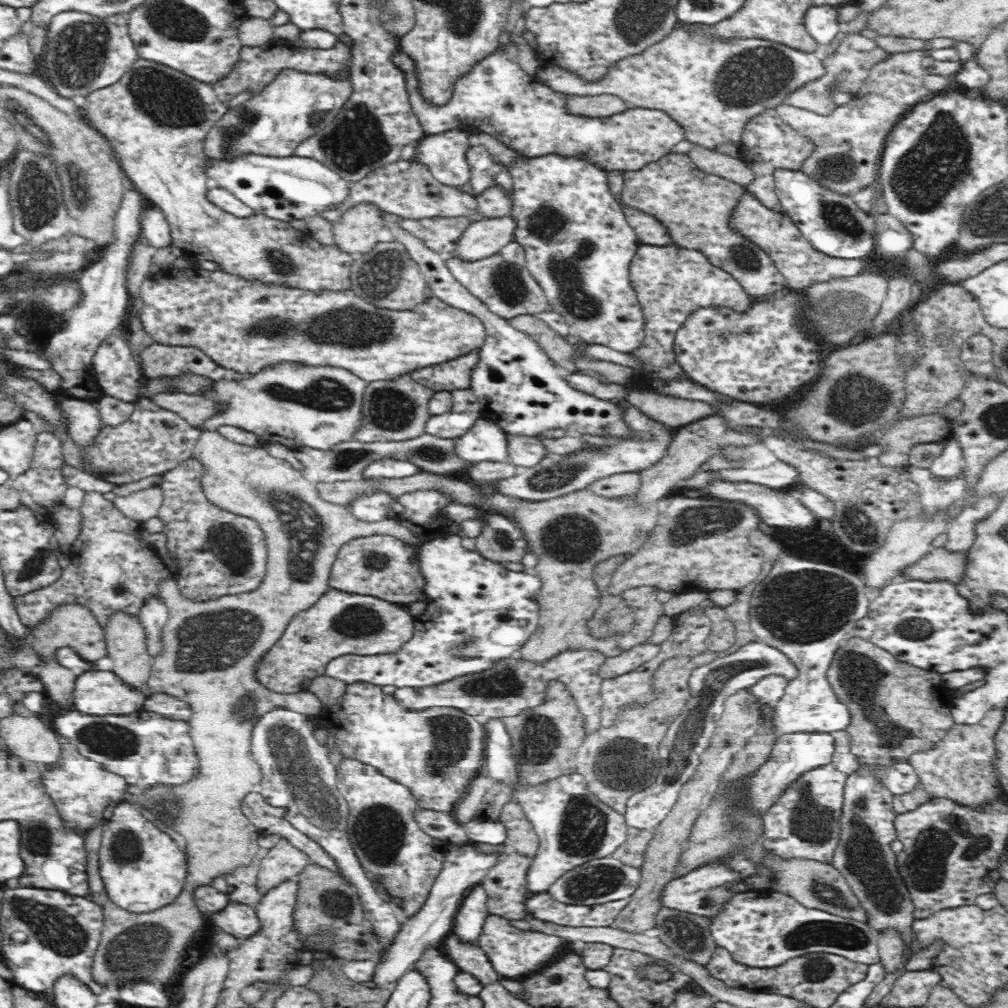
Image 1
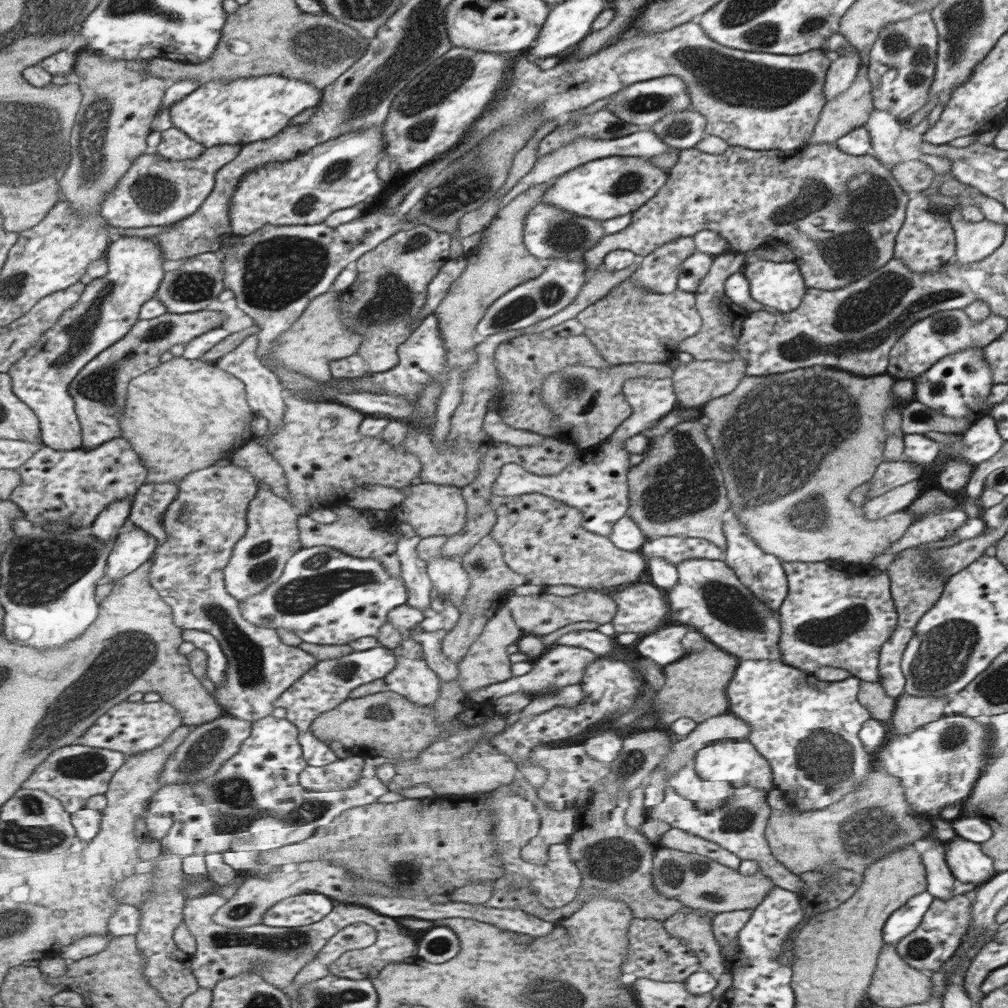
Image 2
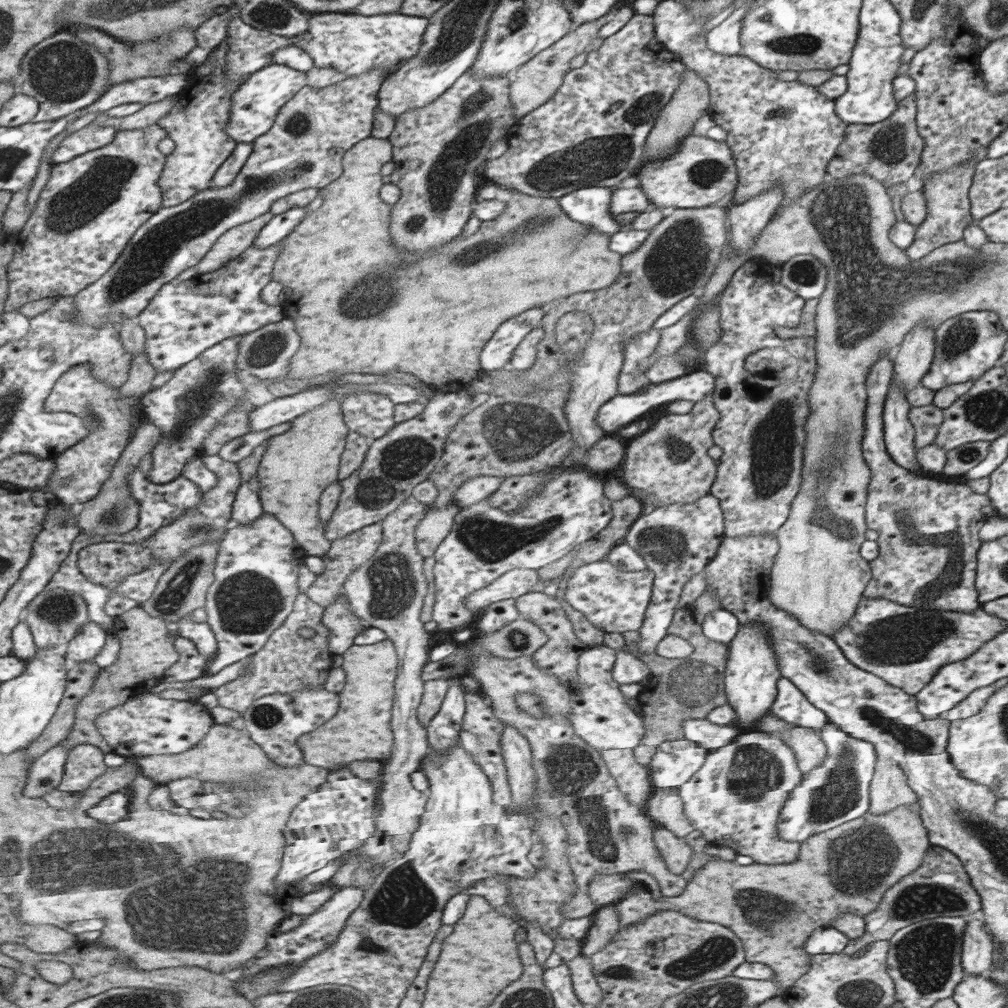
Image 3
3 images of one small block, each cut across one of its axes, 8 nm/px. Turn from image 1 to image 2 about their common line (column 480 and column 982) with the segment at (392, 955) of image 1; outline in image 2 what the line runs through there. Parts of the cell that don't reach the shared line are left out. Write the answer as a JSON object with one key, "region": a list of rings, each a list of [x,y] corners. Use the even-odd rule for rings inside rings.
{"region":[[[955,836],[949,842],[945,842],[945,846],[945,862],[951,870],[951,876],[957,882],[983,886],[987,880],[993,878],[993,862],[989,856],[981,854],[977,842]]]}

